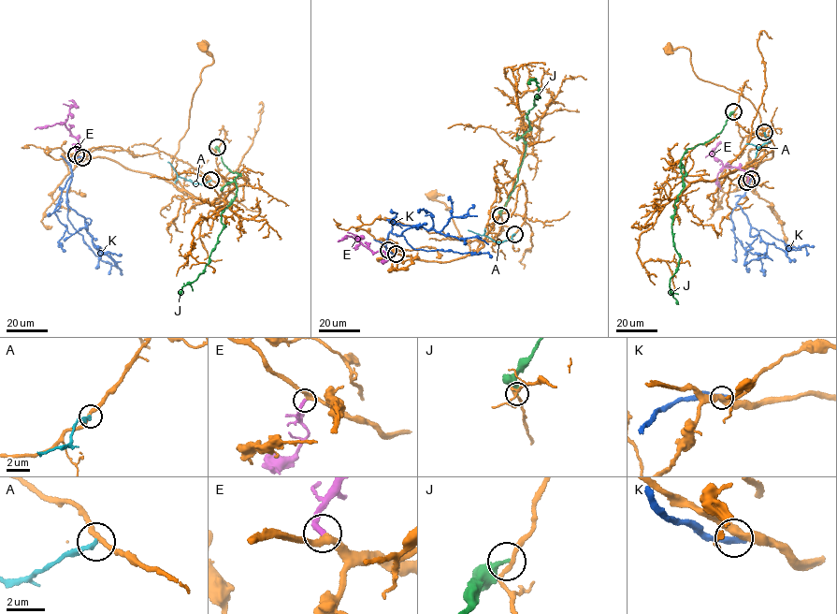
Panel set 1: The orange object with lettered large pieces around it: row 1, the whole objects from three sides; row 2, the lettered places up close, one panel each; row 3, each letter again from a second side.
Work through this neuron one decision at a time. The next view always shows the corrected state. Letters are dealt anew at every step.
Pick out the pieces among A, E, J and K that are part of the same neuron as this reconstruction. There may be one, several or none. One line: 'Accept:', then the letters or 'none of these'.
Accept: E

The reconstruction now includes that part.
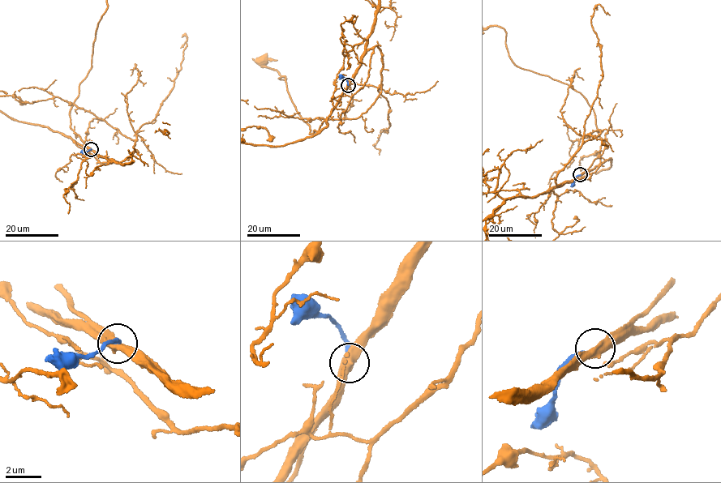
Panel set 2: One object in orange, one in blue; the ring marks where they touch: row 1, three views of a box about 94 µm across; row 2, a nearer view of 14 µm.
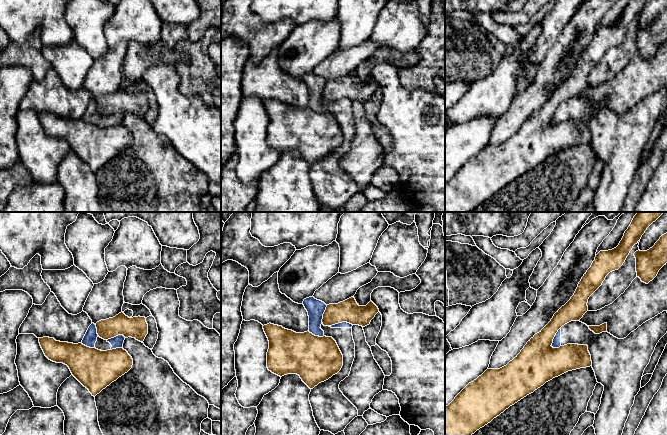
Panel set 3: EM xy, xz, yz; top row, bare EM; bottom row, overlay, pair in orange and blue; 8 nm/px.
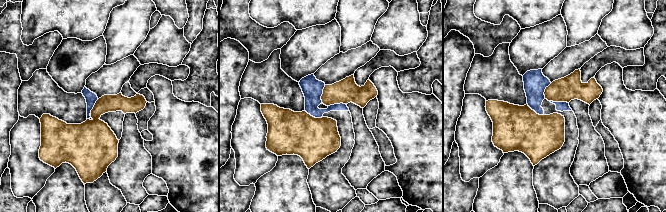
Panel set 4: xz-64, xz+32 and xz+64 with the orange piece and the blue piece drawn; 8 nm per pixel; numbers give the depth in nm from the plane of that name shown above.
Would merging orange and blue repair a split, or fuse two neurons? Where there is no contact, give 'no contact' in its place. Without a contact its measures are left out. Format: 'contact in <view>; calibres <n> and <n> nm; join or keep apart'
contact in yz; calibres 340 and 70 nm; keep apart

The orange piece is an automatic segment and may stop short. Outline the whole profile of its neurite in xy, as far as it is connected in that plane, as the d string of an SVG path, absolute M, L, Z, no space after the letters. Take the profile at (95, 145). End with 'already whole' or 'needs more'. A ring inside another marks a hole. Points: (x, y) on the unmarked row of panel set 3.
M49 113L39 114L39 119L49 136L67 141L94 173L133 141L132 133L123 124L101 127L82 119L60 118Z | already whole

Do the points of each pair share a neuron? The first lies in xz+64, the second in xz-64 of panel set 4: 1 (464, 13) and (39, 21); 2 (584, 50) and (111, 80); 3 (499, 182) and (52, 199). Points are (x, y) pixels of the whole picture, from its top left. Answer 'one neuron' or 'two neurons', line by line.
1: two neurons
2: one neuron
3: one neuron

